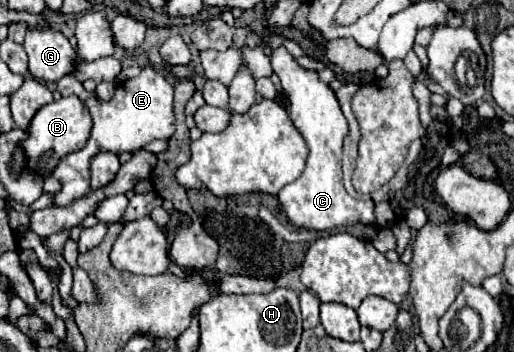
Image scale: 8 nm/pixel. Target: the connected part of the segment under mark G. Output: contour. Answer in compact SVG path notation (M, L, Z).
M50 26L30 28L22 46L30 60L28 70L36 80L58 82L76 68L76 50L62 32Z

